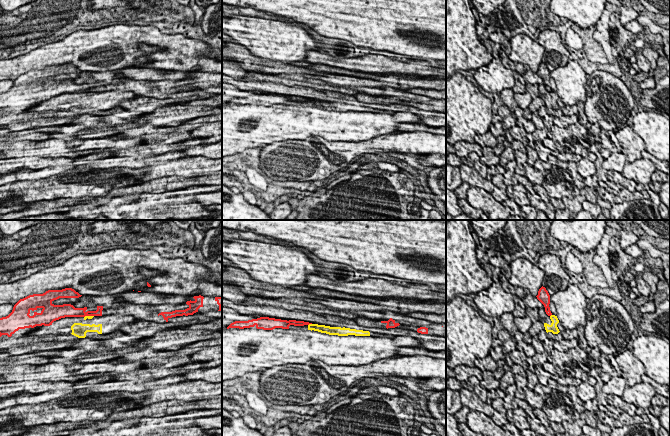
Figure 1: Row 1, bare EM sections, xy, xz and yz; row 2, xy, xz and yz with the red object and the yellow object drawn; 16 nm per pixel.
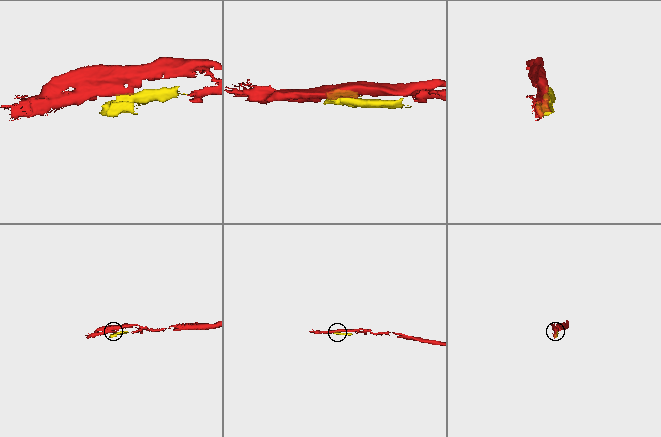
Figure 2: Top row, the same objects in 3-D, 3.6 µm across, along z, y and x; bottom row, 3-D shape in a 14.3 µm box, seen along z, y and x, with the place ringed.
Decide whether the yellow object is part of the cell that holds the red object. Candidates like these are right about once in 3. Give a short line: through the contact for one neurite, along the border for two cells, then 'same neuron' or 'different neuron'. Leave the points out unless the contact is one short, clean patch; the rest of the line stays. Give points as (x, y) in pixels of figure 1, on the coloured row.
xz (311, 323), (308, 325) | different neuron

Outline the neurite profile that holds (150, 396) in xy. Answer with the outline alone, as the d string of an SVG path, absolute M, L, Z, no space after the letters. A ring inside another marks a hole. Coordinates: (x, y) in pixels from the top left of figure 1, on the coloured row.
M204 380L185 381L168 385L166 388L139 392L144 397L143 406L169 400L192 402L217 398L222 395L222 382L210 383Z

